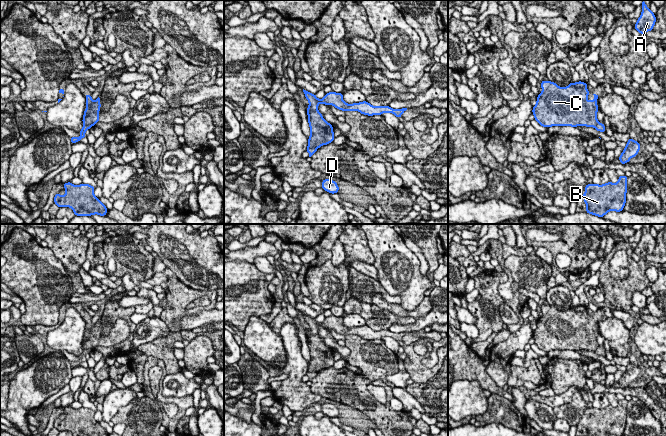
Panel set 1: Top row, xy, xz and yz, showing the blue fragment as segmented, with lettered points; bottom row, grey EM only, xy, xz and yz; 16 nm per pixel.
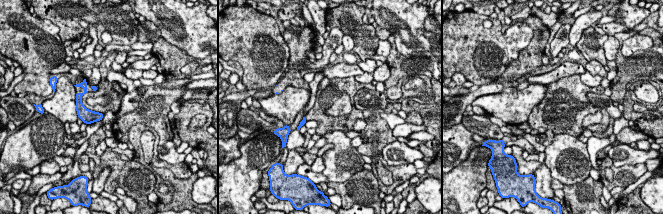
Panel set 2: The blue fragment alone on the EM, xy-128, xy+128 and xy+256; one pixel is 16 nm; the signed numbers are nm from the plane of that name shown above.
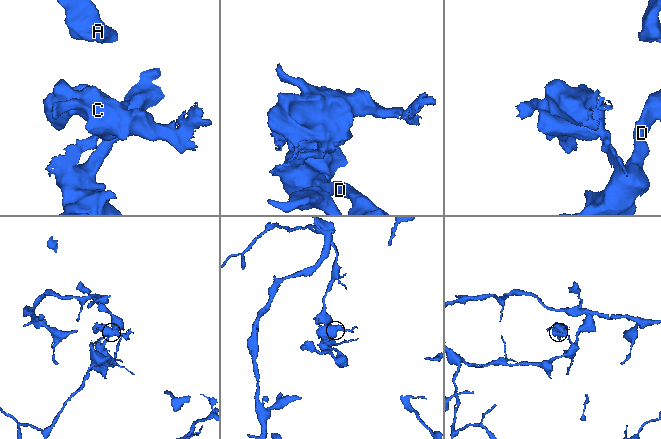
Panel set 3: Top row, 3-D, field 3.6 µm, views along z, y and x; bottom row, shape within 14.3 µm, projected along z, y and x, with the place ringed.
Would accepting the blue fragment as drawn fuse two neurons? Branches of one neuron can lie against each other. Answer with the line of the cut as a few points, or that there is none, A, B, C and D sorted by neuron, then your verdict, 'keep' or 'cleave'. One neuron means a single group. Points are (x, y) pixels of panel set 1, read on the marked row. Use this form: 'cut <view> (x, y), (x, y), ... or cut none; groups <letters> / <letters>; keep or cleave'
cut xy (83, 124), (93, 125); groups A B D / C; cleave

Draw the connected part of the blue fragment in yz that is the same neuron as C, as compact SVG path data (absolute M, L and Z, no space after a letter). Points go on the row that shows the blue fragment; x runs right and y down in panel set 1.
M542 80L542 92L537 96L532 109L534 119L543 127L586 126L593 127L597 119L598 95L594 100L587 100L587 83L571 82L567 87L559 87L555 82Z

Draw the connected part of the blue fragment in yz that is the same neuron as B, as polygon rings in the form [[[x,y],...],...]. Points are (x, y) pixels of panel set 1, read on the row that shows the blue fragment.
[[[626,175],[619,176],[617,183],[587,184],[582,193],[586,203],[586,213],[603,217],[609,211],[621,212],[626,203],[627,193]]]

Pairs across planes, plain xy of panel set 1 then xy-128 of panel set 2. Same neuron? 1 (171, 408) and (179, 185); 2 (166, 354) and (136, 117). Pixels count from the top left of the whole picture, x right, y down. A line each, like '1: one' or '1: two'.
1: one
2: one

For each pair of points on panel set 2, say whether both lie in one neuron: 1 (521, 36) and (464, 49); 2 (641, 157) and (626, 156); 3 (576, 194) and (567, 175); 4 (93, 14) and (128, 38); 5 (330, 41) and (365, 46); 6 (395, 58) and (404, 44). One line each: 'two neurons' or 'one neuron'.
1: one neuron
2: one neuron
3: two neurons
4: one neuron
5: two neurons
6: two neurons

